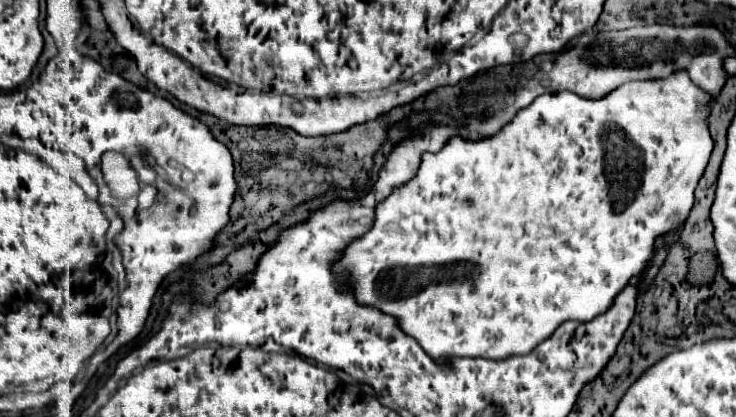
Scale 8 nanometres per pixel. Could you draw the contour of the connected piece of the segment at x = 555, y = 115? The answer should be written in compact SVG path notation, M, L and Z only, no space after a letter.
M679 70L673 76L661 80L627 82L599 100L587 100L571 92L543 94L525 108L525 116L515 116L493 136L485 136L481 140L465 140L455 136L447 140L447 144L437 154L425 152L421 156L417 174L399 188L393 188L393 192L381 204L377 204L371 230L365 236L359 236L359 240L349 242L345 250L341 250L339 260L331 268L335 272L335 280L345 282L345 290L353 292L357 304L375 306L377 310L393 316L397 324L401 324L401 330L417 338L421 348L425 348L425 352L433 360L445 360L445 364L451 364L451 358L505 360L511 356L525 356L537 344L547 340L563 322L587 322L585 318L591 318L595 306L597 316L605 314L605 310L613 306L615 296L625 286L629 286L634 276L643 274L644 280L639 282L639 294L647 292L669 252L667 246L657 248L655 242L657 238L683 228L695 202L693 190L701 180L713 150L713 140L707 124L713 96L695 86L685 70Z

